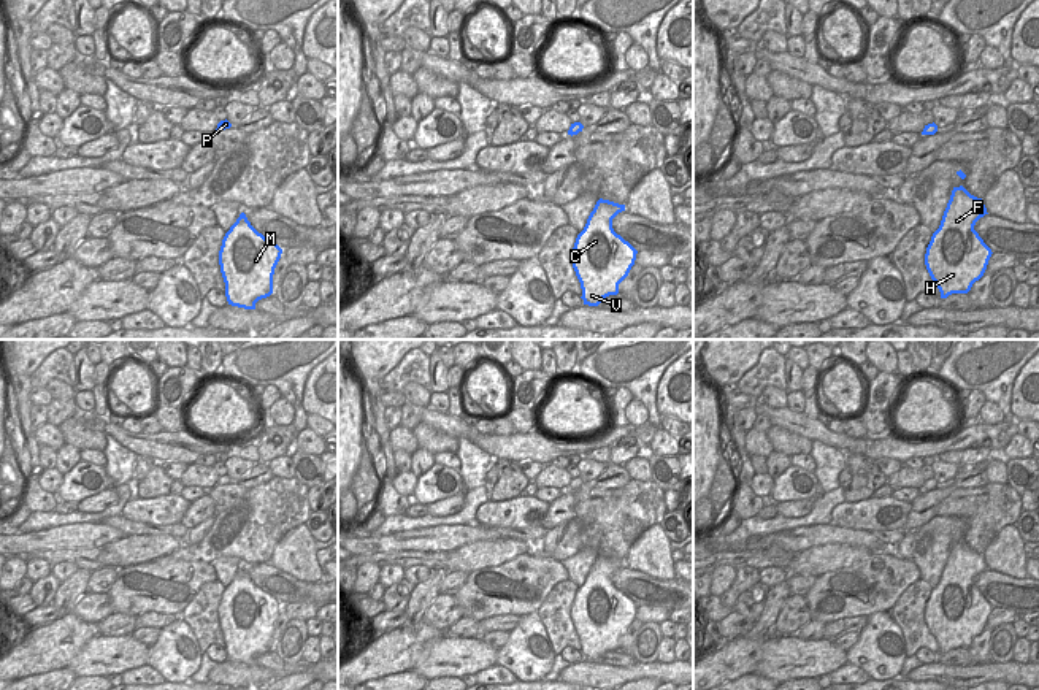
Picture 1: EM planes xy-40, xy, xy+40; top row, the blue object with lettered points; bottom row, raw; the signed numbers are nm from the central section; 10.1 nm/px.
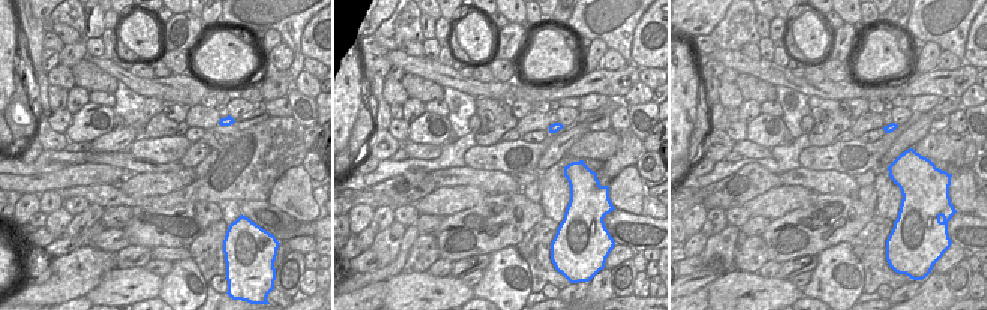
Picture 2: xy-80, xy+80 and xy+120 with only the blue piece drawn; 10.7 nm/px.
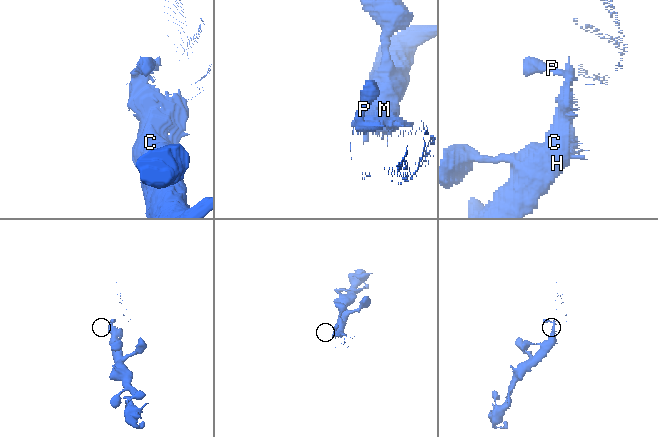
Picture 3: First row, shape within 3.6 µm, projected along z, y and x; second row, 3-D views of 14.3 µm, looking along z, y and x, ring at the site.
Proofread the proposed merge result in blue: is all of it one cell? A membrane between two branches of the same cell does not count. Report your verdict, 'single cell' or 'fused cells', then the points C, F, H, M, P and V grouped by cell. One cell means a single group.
single cell; groups C F H M P V

